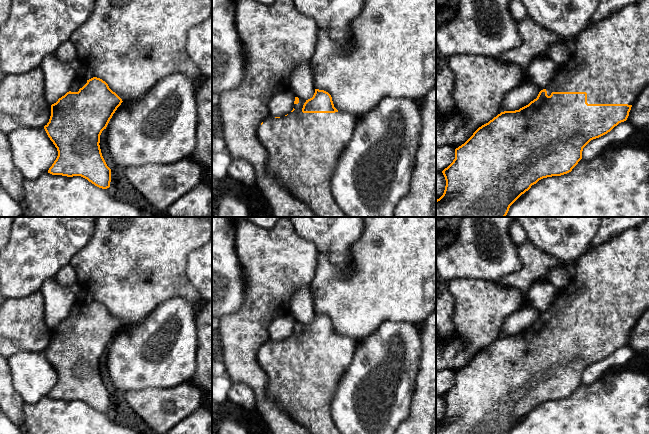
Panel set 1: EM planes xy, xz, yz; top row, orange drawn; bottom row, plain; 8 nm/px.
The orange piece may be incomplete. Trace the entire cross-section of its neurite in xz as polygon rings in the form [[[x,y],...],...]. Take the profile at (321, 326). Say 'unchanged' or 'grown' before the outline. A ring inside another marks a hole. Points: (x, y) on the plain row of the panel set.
grown; [[[315,313],[313,321],[308,324],[295,321],[294,332],[289,338],[282,341],[270,339],[261,347],[257,358],[269,379],[268,395],[286,414],[304,426],[311,434],[341,434],[332,419],[331,402],[336,387],[348,369],[355,351],[355,340],[338,335],[334,331],[332,321],[328,316]]]

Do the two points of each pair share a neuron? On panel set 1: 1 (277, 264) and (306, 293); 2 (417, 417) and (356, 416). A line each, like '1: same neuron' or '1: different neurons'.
1: different neurons
2: different neurons

